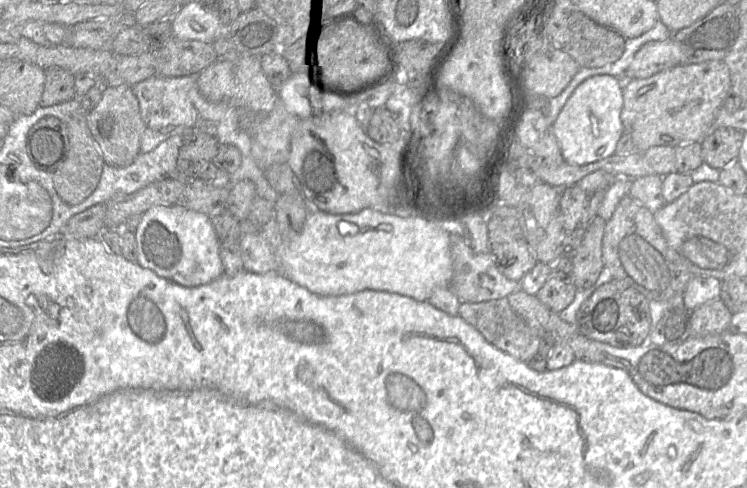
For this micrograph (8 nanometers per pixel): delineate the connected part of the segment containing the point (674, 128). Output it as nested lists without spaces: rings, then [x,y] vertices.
[[[713,60],[699,64],[678,65],[644,79],[626,80],[623,85],[621,121],[624,133],[629,134],[636,151],[644,153],[654,146],[678,147],[700,142],[712,129],[724,99],[731,90],[730,71],[724,61]]]

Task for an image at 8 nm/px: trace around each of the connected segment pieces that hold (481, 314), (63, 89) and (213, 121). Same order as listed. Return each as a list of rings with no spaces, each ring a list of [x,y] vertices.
[[[508,297],[479,303],[463,302],[459,306],[459,315],[467,323],[475,327],[487,342],[519,361],[527,362],[538,353],[540,338],[513,311]]]
[[[52,67],[45,70],[45,85],[40,106],[47,107],[67,102],[75,97],[75,75]]]
[[[198,73],[181,77],[152,76],[131,86],[144,125],[140,140],[141,152],[152,151],[169,136],[182,135],[190,130],[202,130],[214,136],[220,145],[233,145],[238,149],[241,163],[230,175],[231,185],[241,180],[250,180],[255,185],[257,197],[275,204],[279,194],[271,188],[264,176],[264,170],[252,158],[250,134],[228,126],[230,104],[208,101],[198,88],[197,78]]]

